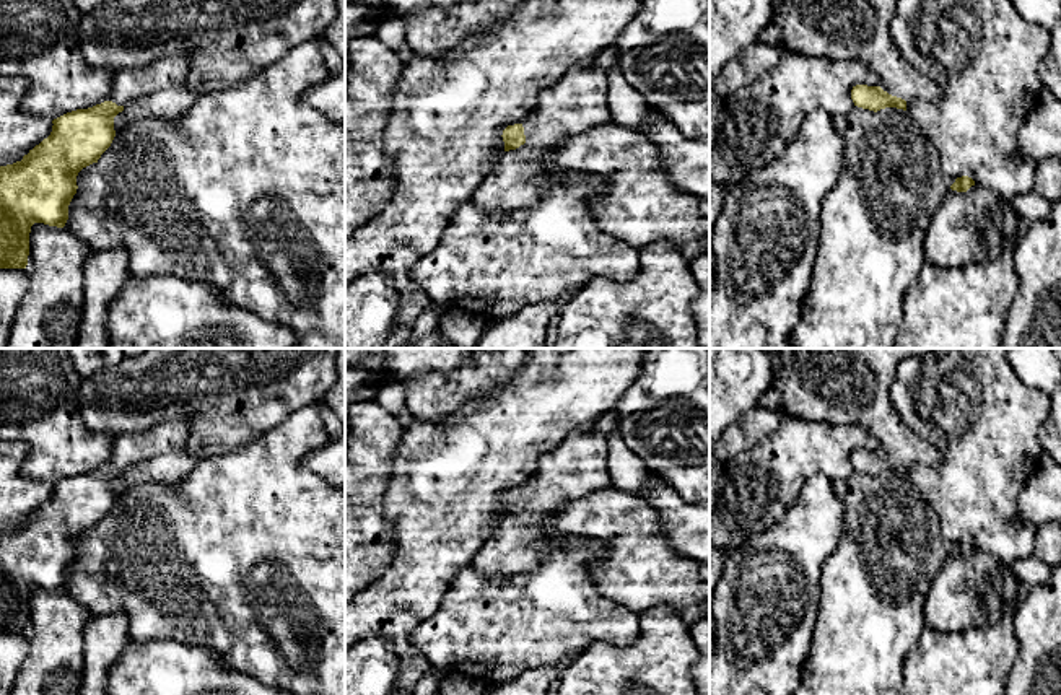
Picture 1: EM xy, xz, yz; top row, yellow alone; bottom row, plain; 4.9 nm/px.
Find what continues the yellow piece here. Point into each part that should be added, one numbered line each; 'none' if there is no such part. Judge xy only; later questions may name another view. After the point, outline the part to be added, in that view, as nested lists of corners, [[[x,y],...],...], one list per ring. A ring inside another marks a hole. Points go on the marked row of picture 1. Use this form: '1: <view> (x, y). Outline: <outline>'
1: xy (129, 85). Outline: [[[164,55],[140,68],[125,68],[112,73],[109,99],[125,106],[159,90],[182,86],[189,75],[189,60],[184,55]]]

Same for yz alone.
1: yz (840, 30). Outline: [[[773,0],[773,23],[781,29],[781,44],[806,57],[861,62],[879,78],[879,86],[905,101],[942,101],[942,88],[908,63],[890,34],[890,20],[898,0]]]

